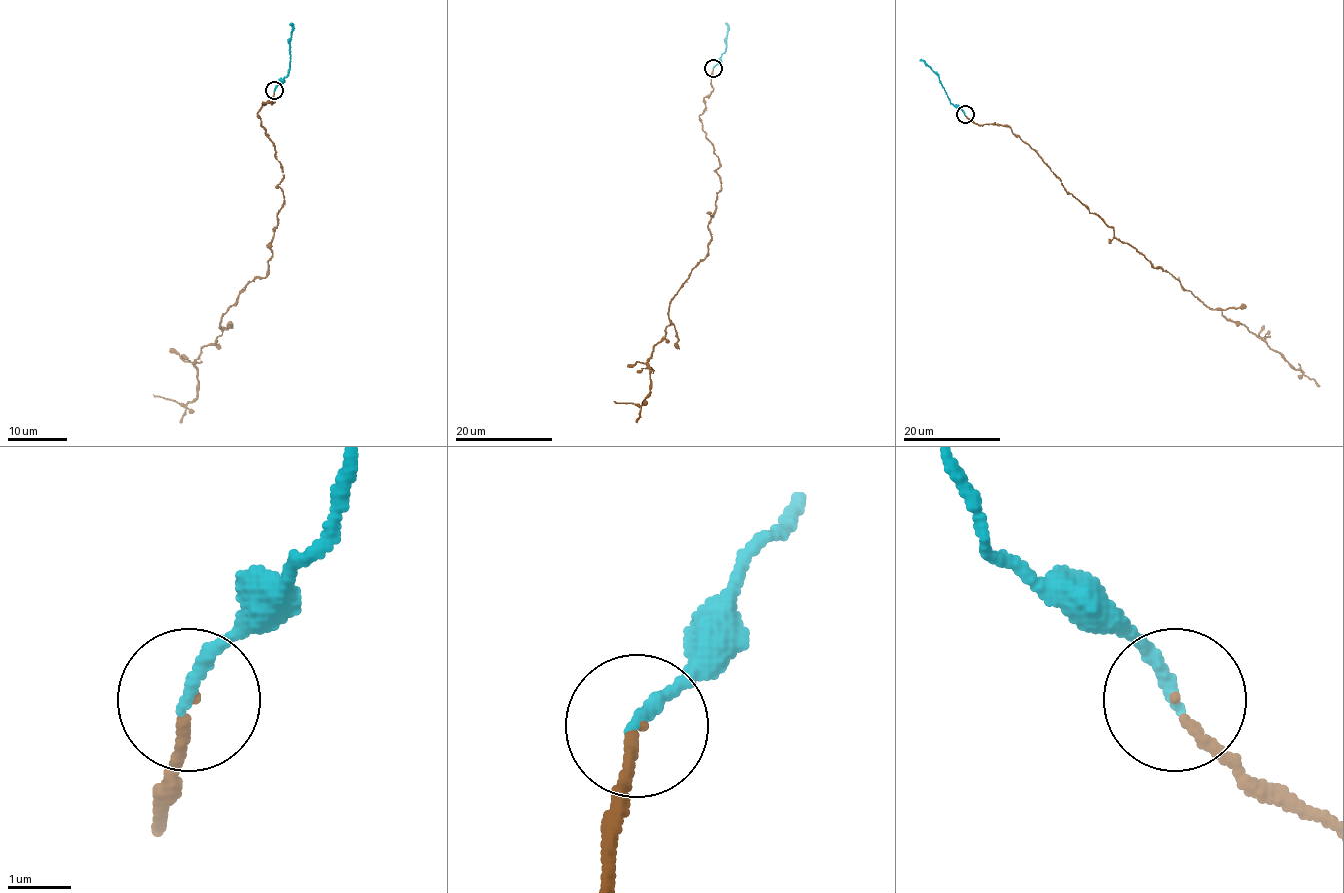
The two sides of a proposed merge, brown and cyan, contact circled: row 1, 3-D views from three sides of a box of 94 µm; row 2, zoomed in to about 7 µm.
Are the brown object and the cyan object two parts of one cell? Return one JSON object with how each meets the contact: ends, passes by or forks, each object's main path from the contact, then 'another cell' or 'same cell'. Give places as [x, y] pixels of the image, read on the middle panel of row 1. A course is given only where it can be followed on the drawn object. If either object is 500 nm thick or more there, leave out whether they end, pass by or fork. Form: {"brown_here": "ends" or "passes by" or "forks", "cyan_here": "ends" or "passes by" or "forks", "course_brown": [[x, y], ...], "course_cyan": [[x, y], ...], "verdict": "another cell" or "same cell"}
{"brown_here": "ends", "cyan_here": "ends", "course_brown": [[713, 67], [699, 116], [720, 164], [708, 254], [671, 299], [650, 393], [641, 405], [614, 401]], "course_cyan": [[713, 67], [724, 53], [727, 26], [725, 22]], "verdict": "same cell"}

